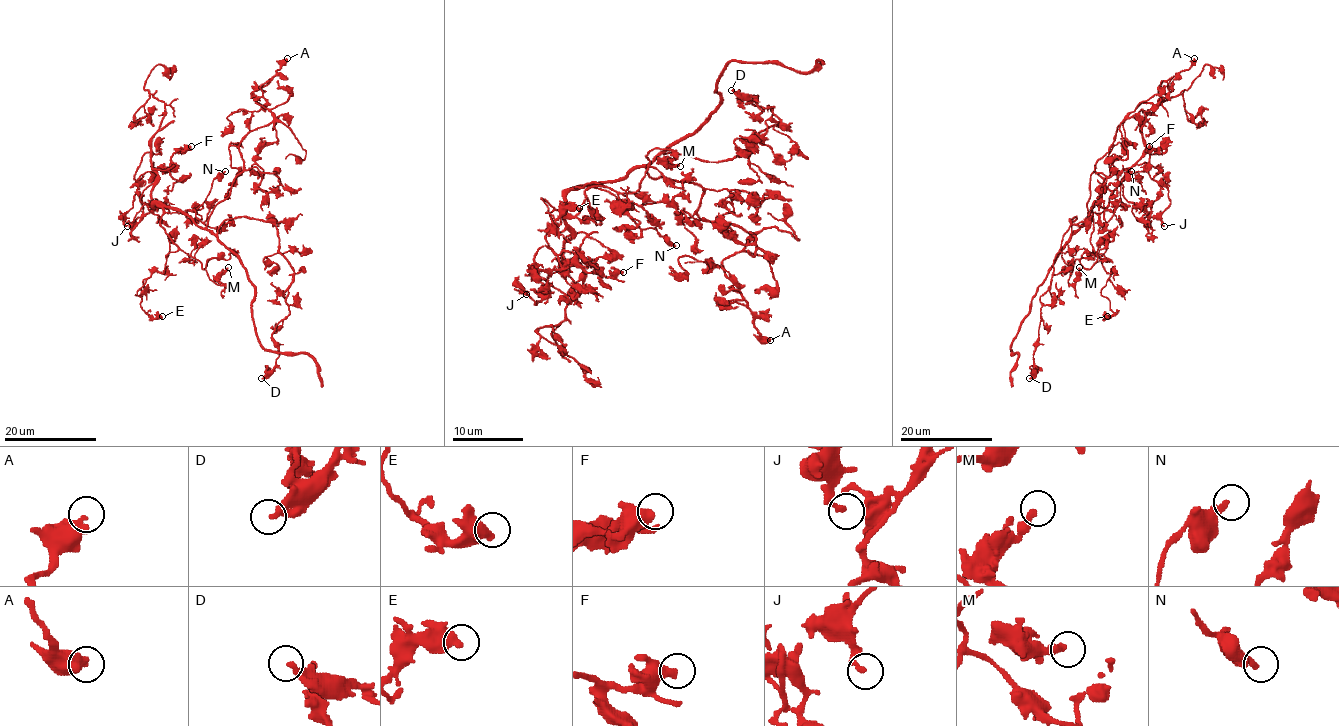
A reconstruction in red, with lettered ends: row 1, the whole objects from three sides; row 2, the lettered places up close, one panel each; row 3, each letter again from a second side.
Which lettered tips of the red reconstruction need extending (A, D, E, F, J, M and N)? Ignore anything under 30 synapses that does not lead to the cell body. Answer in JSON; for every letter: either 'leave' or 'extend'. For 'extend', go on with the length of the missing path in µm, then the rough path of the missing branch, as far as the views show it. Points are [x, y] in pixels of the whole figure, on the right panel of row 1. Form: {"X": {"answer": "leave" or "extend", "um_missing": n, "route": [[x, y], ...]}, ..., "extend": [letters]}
{"A": {"answer": "leave"}, "D": {"answer": "leave"}, "E": {"answer": "leave"}, "F": {"answer": "leave"}, "J": {"answer": "leave"}, "M": {"answer": "leave"}, "N": {"answer": "leave"}, "extend": []}

